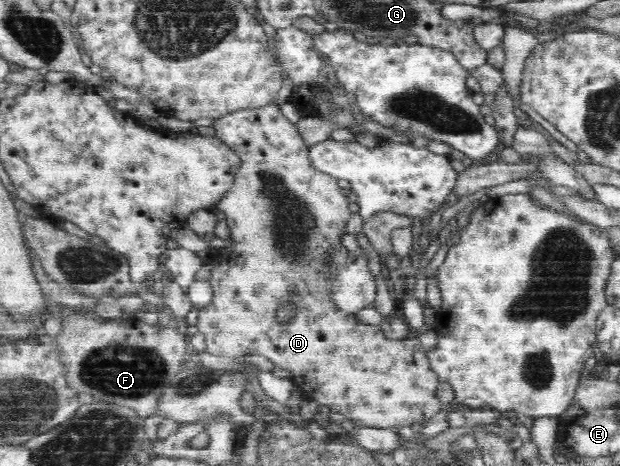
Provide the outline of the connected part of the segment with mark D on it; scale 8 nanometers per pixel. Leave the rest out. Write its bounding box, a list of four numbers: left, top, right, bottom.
[195,105,443,431]

